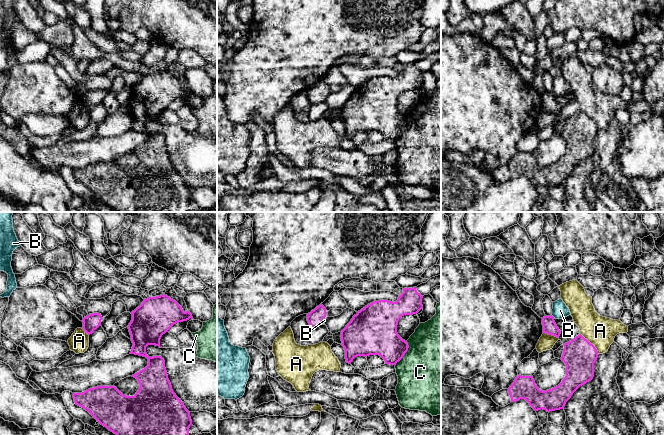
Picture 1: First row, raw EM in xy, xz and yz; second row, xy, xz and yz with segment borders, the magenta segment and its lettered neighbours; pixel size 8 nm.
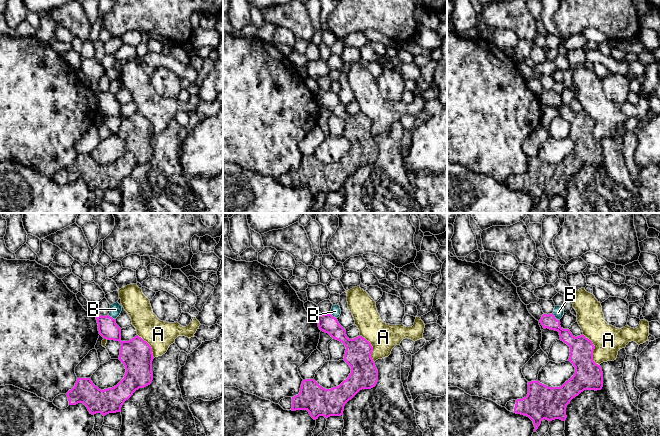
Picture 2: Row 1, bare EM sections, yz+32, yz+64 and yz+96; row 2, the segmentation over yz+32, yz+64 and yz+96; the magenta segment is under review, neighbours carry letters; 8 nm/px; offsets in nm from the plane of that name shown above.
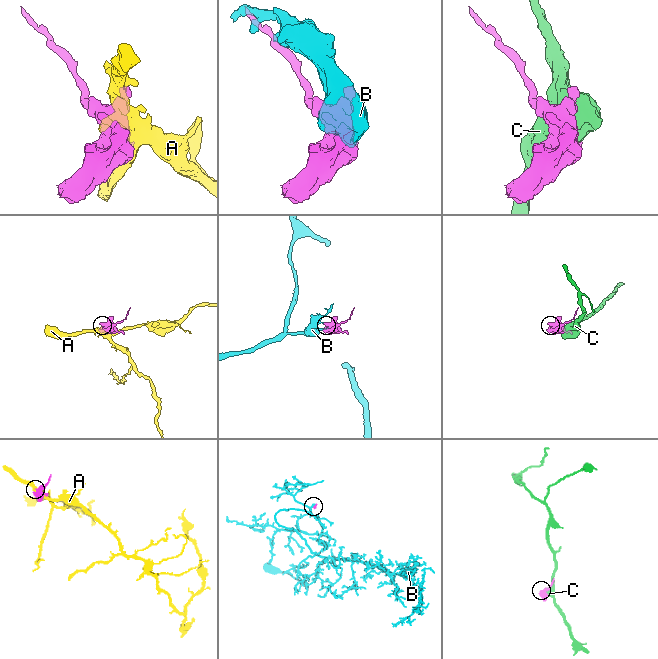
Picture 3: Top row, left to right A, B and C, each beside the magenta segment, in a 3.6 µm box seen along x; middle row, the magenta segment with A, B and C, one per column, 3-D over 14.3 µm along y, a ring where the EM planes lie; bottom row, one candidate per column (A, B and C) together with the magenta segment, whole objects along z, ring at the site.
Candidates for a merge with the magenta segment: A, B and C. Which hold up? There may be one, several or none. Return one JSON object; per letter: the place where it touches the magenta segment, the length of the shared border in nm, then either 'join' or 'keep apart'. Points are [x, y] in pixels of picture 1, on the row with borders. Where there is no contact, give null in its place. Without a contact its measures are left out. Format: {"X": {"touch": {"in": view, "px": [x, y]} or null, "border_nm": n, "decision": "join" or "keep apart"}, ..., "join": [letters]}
{"A": {"touch": {"in": "yz", "px": [590, 343]}, "border_nm": 220, "decision": "keep apart"}, "B": {"touch": {"in": "yz", "px": [552, 316]}, "border_nm": 40, "decision": "keep apart"}, "C": {"touch": {"in": "xz", "px": [405, 352]}, "border_nm": 220, "decision": "keep apart"}, "join": []}

